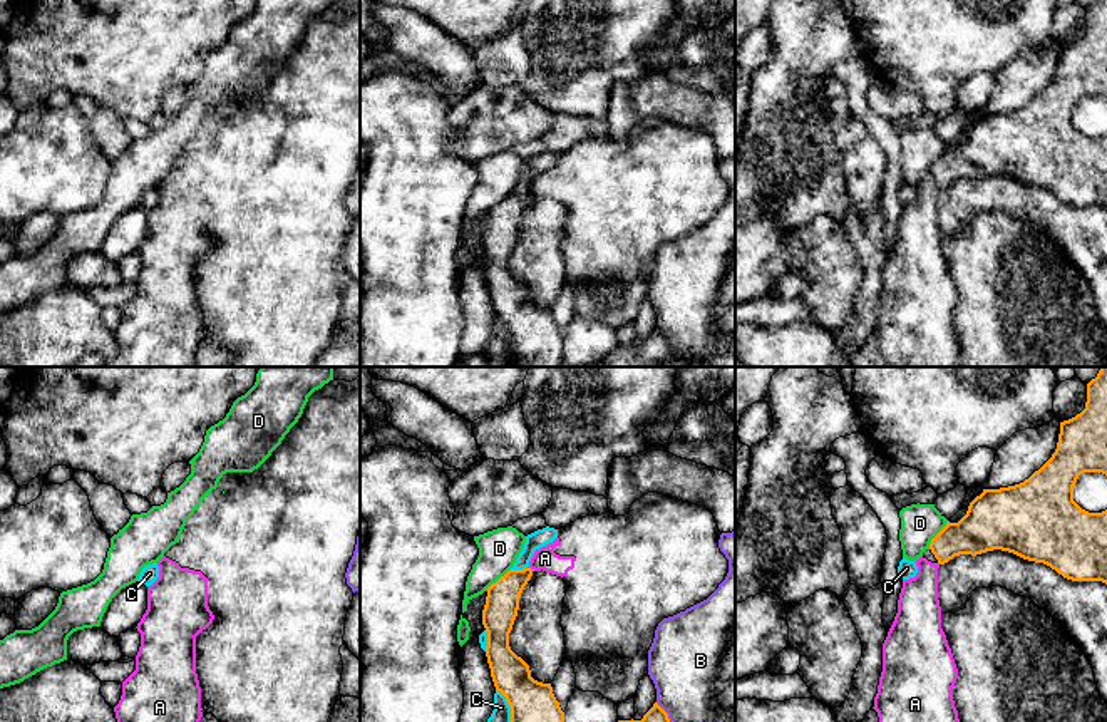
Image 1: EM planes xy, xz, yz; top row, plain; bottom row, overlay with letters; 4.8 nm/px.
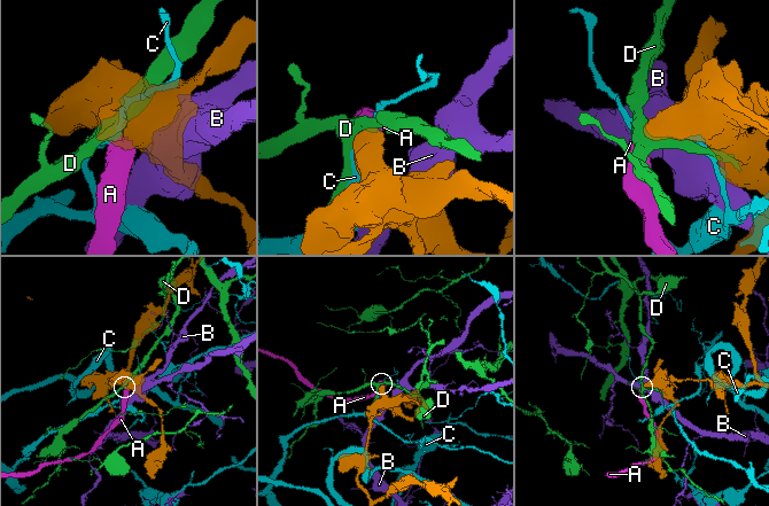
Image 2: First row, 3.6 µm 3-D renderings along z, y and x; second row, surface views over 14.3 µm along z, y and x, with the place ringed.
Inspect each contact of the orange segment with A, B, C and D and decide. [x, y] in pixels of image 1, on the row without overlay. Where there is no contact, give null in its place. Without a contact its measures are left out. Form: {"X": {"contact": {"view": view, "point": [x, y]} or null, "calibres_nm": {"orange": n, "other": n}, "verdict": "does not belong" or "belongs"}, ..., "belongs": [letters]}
{"A": {"contact": {"view": "xz", "point": [530, 193]}, "calibres_nm": {"orange": 160, "other": 120}, "verdict": "does not belong"}, "B": {"contact": {"view": "xz", "point": [679, 354]}, "calibres_nm": {"orange": 240, "other": 480}, "verdict": "does not belong"}, "C": {"contact": {"view": "xz", "point": [511, 337]}, "calibres_nm": {"orange": 280, "other": 110}, "verdict": "does not belong"}, "D": {"contact": {"view": "yz", "point": [937, 159]}, "calibres_nm": {"orange": 240, "other": 190}, "verdict": "does not belong"}, "belongs": []}

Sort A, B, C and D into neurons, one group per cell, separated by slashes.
A / B / C / D

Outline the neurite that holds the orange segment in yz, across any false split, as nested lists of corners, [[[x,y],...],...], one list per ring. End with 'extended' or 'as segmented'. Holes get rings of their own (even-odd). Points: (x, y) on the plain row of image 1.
[[[1107,0],[1087,8],[1085,34],[1060,47],[1057,74],[1052,82],[1020,109],[983,114],[958,147],[946,151],[931,164],[929,174],[940,189],[960,179],[981,179],[993,174],[1043,188],[1072,206],[1107,209],[1107,134],[1089,137],[1074,126],[1074,111],[1084,97],[1107,101]]]; as segmented

